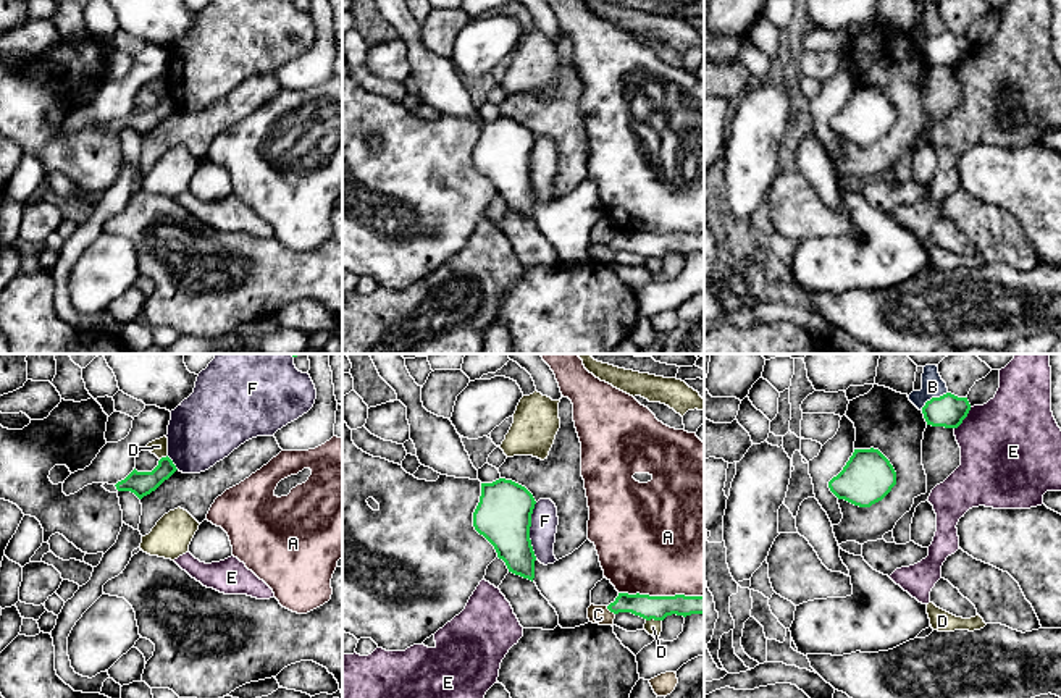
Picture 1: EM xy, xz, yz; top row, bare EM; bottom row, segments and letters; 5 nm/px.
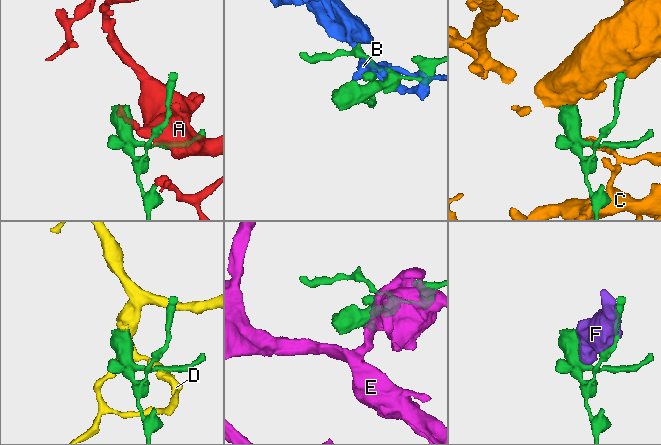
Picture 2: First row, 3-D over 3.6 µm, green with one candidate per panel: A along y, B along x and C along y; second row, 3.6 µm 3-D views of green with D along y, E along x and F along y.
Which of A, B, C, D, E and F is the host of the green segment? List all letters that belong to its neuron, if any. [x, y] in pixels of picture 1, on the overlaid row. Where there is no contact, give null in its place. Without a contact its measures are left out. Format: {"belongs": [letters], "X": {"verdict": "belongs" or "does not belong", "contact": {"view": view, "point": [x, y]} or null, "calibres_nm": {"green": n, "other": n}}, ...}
{"belongs": [], "A": {"verdict": "does not belong", "contact": {"view": "xz", "point": [661, 597]}, "calibres_nm": {"green": 120, "other": 500}}, "B": {"verdict": "does not belong", "contact": {"view": "yz", "point": [932, 398]}, "calibres_nm": {"green": 170, "other": 110}}, "C": {"verdict": "does not belong", "contact": {"view": "xz", "point": [611, 611]}, "calibres_nm": {"green": 120, "other": 100}}, "D": {"verdict": "does not belong", "contact": {"view": "xz", "point": [653, 618]}, "calibres_nm": {"green": 120, "other": 80}}, "E": {"verdict": "does not belong", "contact": {"view": "yz", "point": [964, 417]}, "calibres_nm": {"green": 170, "other": 460}}, "F": {"verdict": "does not belong", "contact": {"view": "xz", "point": [528, 530]}, "calibres_nm": {"green": 280, "other": 140}}}

